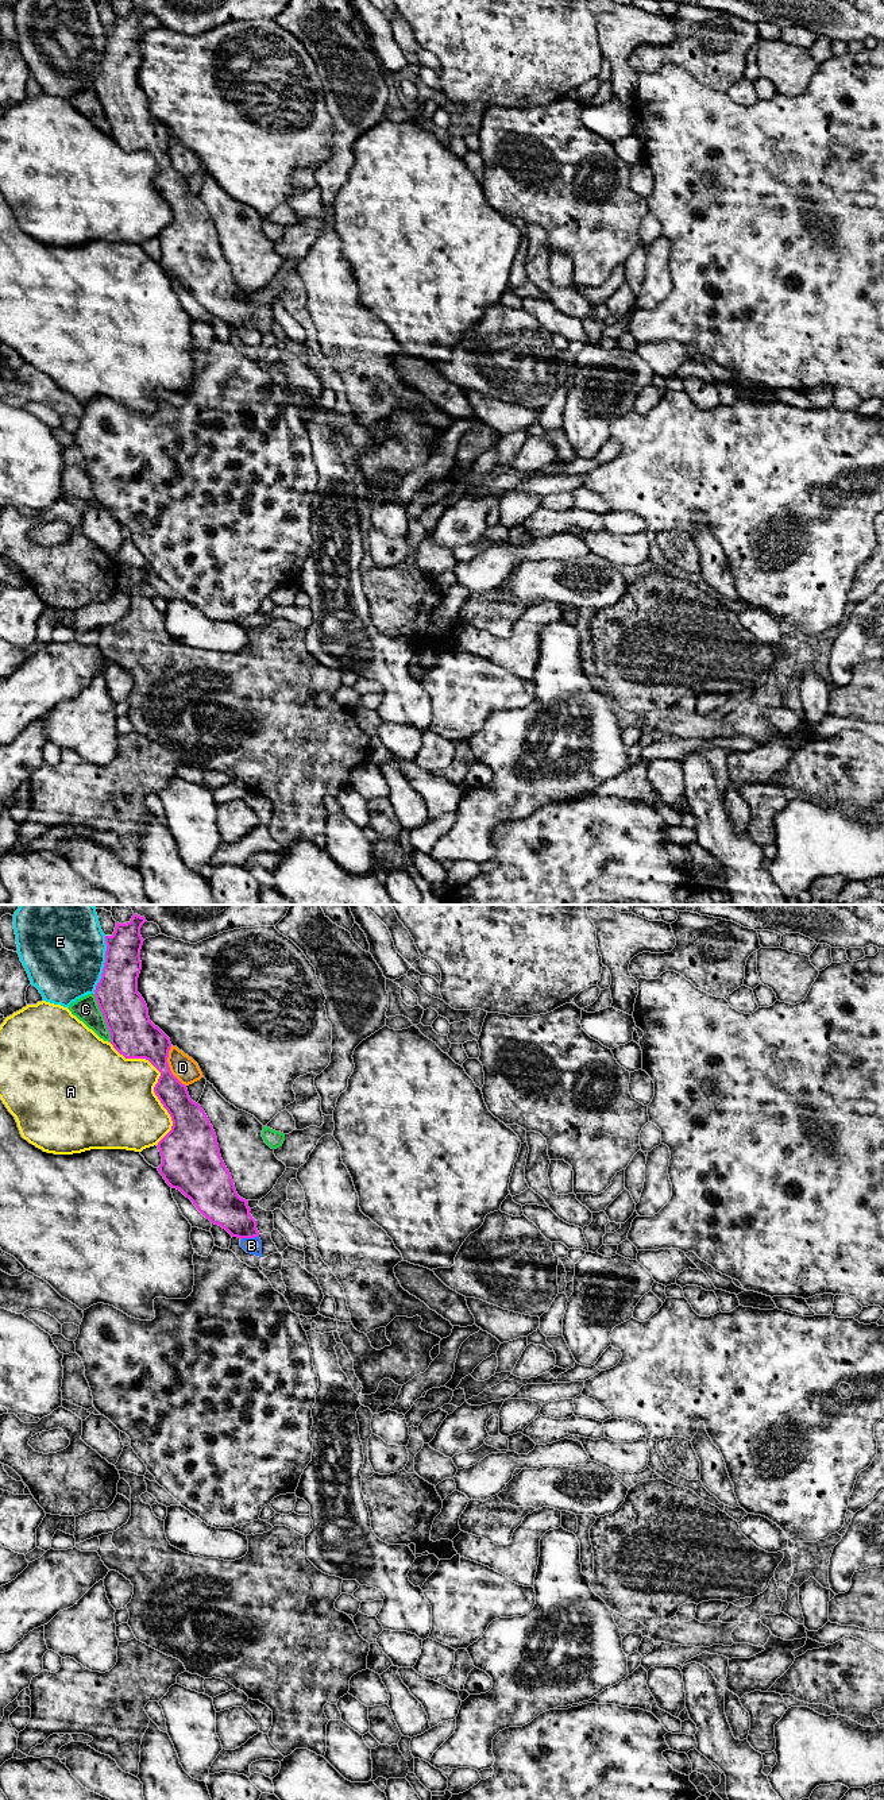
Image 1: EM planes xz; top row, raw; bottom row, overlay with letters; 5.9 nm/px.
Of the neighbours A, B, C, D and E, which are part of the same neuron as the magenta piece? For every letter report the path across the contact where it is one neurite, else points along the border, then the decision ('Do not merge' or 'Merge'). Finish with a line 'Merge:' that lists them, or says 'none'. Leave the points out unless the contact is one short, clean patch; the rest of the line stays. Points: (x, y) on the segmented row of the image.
A: Do not merge
B: Path across: xz (222, 1205), (246, 1229), (249, 1237), (251, 1245). Merge
C: Do not merge
D: Do not merge
E: Do not merge
Merge: B

